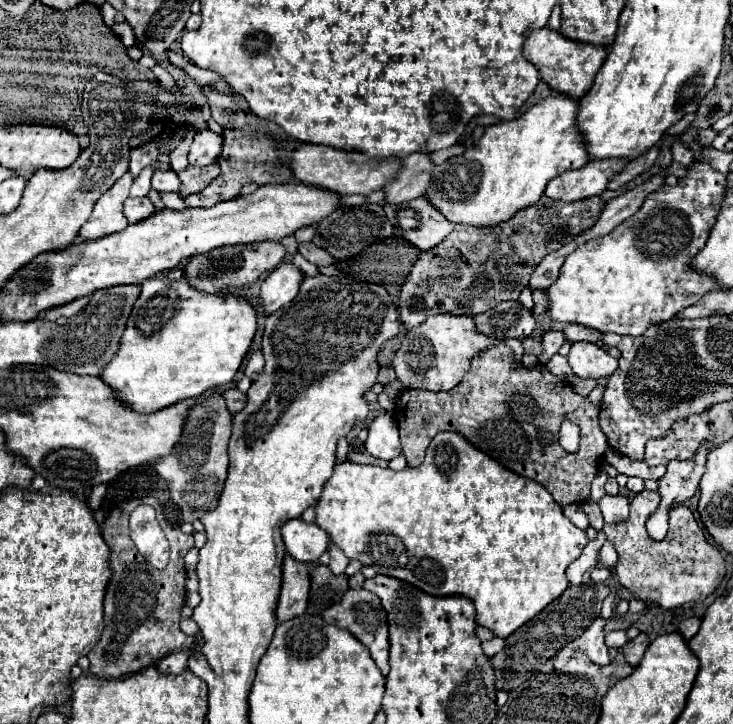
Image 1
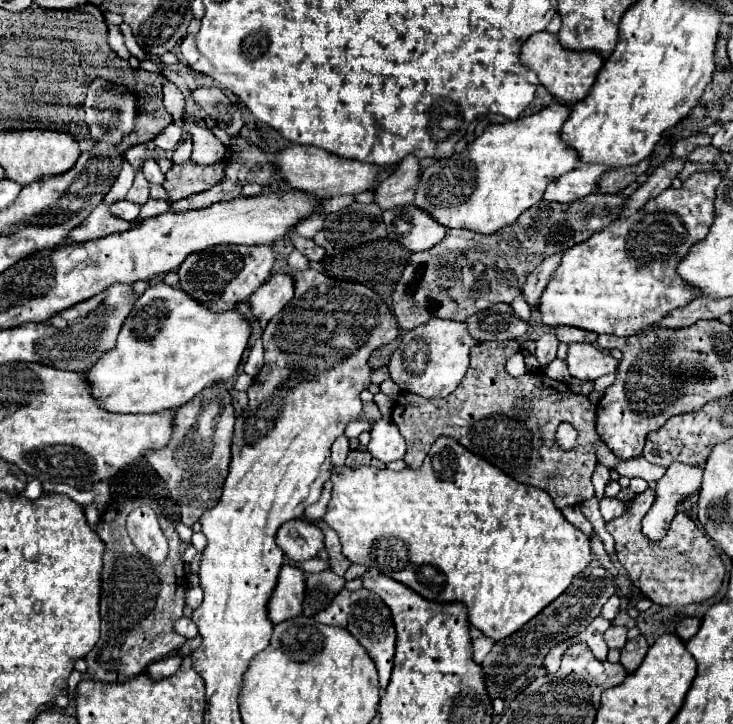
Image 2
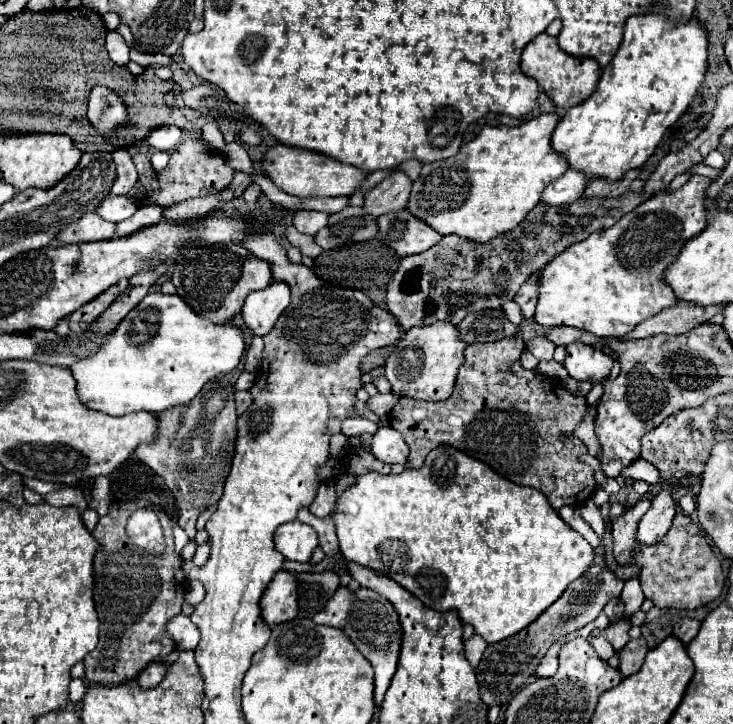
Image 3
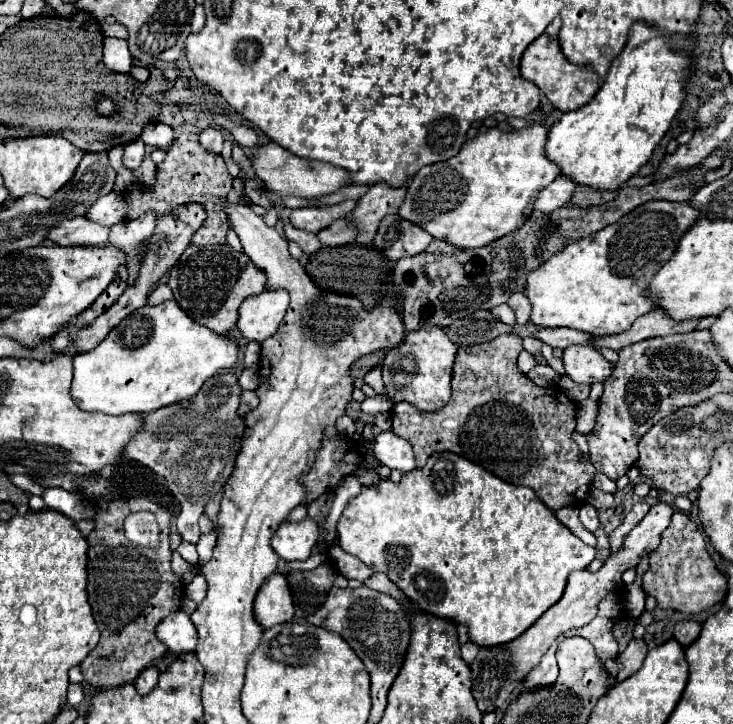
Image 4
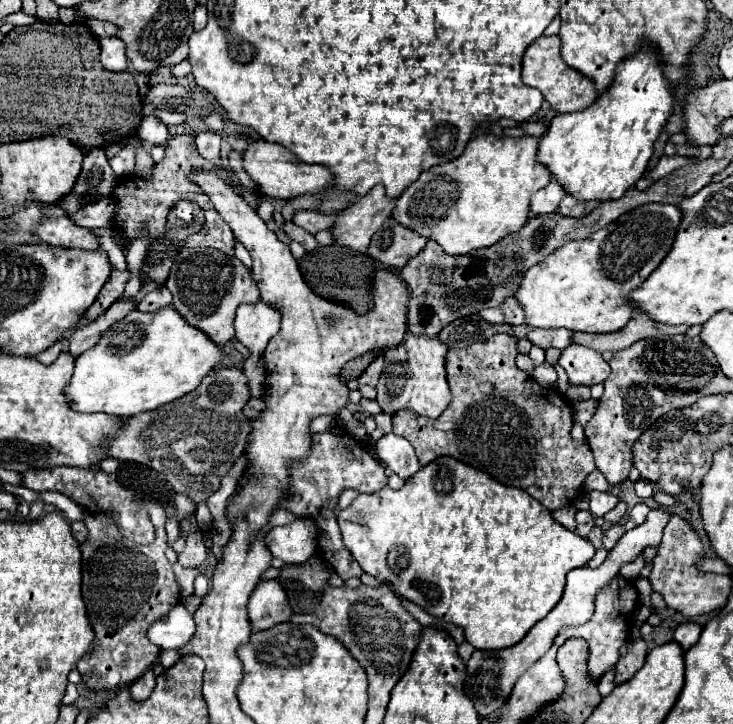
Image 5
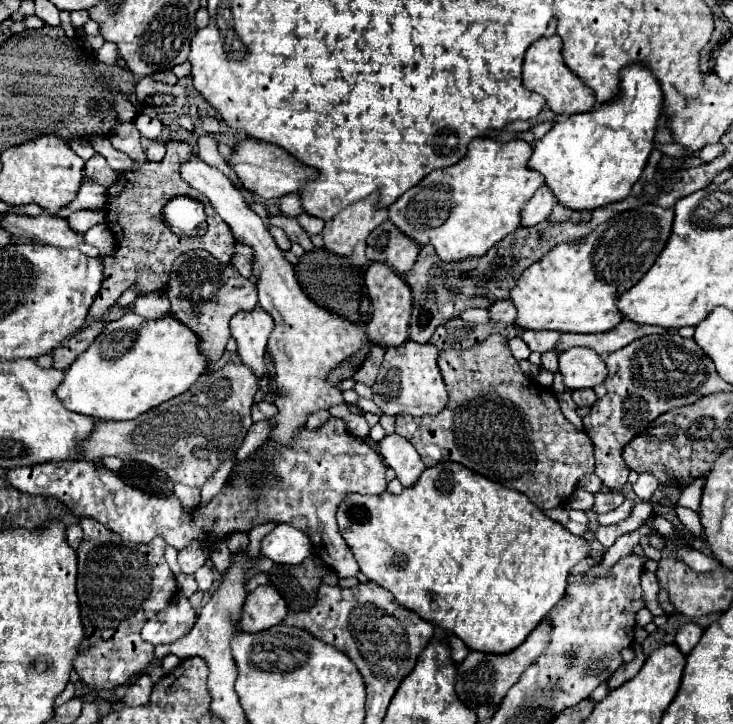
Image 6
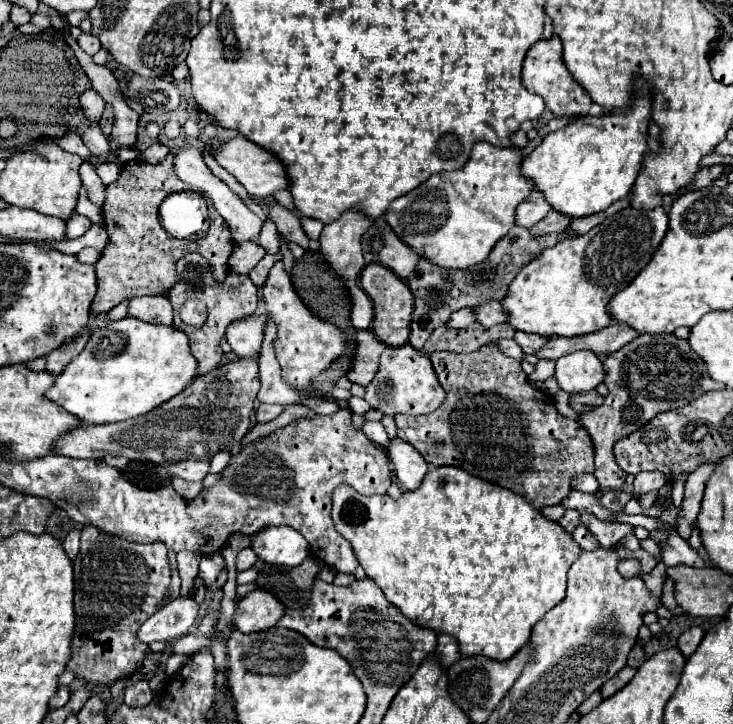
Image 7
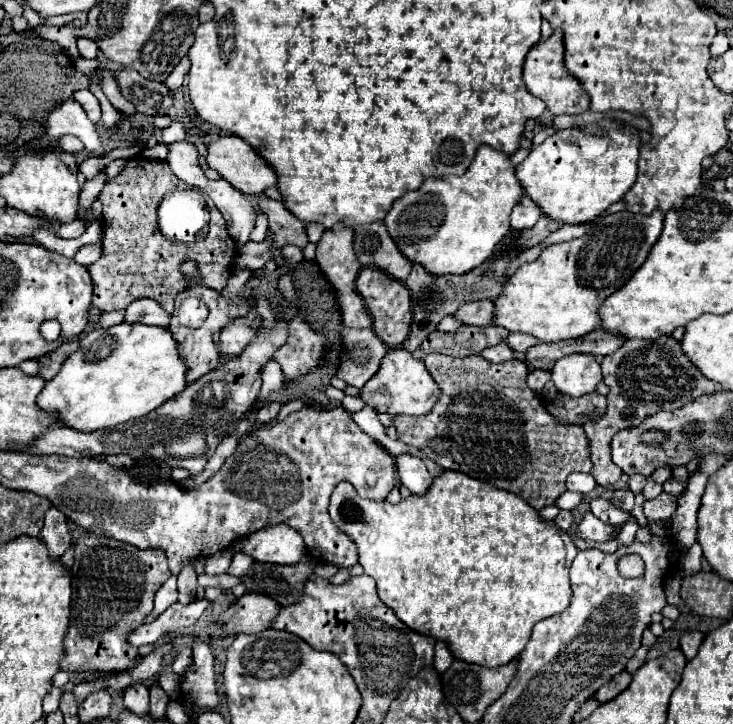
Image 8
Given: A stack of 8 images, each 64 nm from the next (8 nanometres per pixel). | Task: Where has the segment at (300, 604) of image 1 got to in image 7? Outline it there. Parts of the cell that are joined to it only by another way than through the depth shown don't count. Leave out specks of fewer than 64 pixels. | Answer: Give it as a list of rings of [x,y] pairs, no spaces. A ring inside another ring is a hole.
[[[254,590],[246,594],[236,608],[234,624],[244,634],[259,633],[278,624],[284,616],[284,604],[268,590]]]

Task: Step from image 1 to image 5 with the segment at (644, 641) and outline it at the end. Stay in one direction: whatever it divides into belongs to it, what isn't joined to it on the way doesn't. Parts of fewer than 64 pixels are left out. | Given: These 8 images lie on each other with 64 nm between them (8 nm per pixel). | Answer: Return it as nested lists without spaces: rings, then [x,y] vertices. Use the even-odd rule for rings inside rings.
[[[642,638],[628,642],[626,656],[622,656],[616,664],[616,684],[622,684],[622,682],[630,680],[644,666],[646,652],[648,652],[646,642]]]

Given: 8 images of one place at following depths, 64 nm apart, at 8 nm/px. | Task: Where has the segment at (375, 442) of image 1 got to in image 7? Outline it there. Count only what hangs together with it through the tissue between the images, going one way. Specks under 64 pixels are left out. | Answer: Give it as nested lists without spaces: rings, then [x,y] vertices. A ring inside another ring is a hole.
[[[398,436],[390,440],[390,444],[386,446],[386,454],[396,470],[400,484],[406,490],[416,490],[424,474],[428,472],[428,462],[408,442],[400,440]]]

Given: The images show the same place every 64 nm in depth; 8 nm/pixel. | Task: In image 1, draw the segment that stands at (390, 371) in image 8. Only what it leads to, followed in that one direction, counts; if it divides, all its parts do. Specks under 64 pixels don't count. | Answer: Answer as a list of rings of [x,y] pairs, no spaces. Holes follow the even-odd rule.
[[[436,314],[408,332],[392,360],[392,368],[406,388],[428,388],[434,392],[452,390],[468,372],[472,358],[498,342],[508,344],[514,350],[516,358],[520,358],[524,352],[520,340],[498,340],[494,336],[478,332],[472,314]]]

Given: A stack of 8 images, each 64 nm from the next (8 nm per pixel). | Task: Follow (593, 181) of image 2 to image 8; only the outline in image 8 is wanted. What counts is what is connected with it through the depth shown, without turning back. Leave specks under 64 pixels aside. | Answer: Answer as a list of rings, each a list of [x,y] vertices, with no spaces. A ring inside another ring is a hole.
[[[522,196],[520,202],[516,204],[516,208],[512,210],[510,226],[514,230],[526,230],[526,228],[532,228],[540,216],[542,216],[540,206],[530,196]]]

